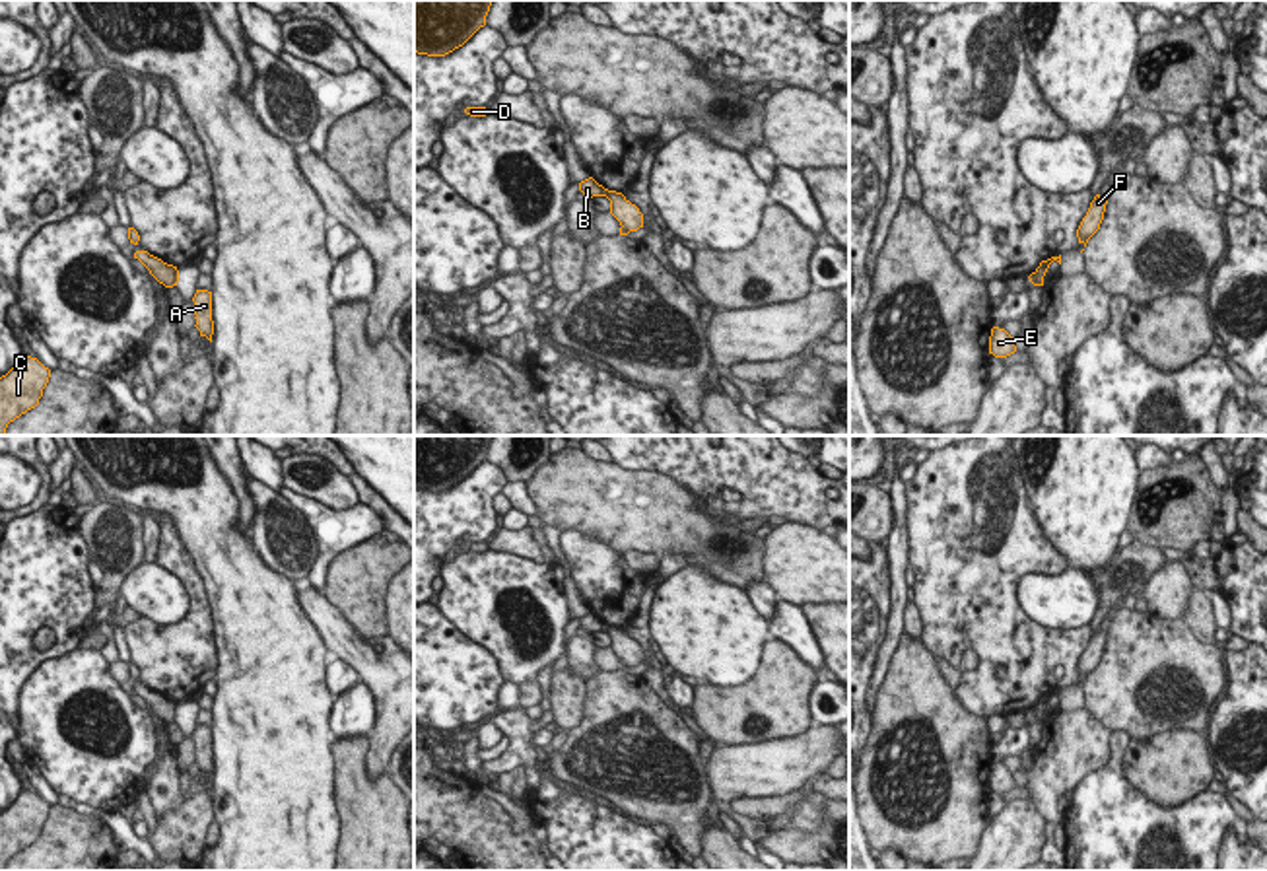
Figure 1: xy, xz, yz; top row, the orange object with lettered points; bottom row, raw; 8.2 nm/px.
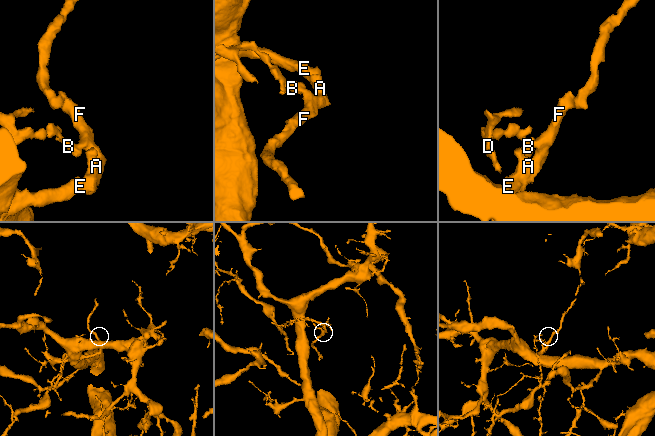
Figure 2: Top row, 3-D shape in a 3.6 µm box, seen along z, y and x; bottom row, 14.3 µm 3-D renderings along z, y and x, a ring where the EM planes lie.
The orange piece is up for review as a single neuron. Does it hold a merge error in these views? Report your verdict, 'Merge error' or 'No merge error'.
Merge error.

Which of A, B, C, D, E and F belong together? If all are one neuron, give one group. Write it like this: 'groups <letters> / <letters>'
groups A C E F / B D

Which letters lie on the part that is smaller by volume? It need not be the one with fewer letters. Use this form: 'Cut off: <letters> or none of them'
Cut off: B, D.

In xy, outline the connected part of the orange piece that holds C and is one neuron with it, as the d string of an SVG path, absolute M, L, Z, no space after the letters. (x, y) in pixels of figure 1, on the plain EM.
M19 791L17 799L0 813L0 871L10 857L39 840L51 805L37 793Z

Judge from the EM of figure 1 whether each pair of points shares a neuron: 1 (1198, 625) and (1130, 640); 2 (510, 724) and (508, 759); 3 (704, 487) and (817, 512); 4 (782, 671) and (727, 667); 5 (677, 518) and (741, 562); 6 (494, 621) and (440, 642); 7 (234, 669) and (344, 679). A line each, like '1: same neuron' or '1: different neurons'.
1: different neurons
2: same neuron
3: same neuron
4: different neurons
5: same neuron
6: different neurons
7: different neurons

